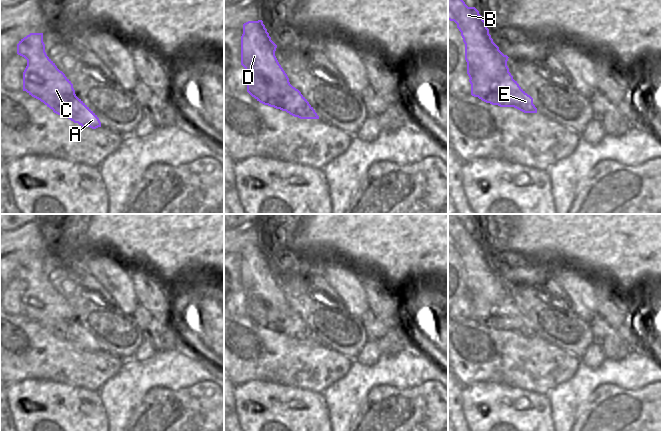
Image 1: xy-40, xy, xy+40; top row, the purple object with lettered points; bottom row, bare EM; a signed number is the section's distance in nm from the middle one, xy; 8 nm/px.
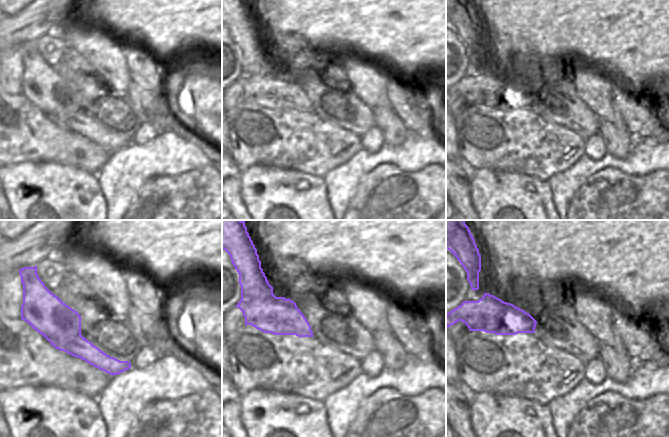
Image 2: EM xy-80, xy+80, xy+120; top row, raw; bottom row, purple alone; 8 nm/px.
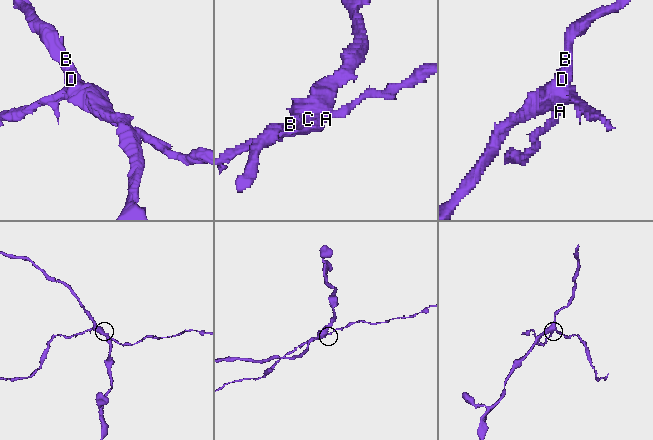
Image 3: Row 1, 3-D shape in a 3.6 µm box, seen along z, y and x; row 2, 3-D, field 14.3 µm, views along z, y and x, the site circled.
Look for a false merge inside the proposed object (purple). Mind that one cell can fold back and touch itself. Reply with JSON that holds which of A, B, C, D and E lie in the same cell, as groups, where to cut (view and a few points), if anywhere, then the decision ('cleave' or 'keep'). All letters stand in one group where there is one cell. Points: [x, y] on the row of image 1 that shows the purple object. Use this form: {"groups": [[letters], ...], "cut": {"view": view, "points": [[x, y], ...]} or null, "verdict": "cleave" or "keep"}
{"groups": [["A", "E"], ["B", "C", "D"]], "cut": {"view": "xy", "points": [[291, 85], [274, 85], [267, 79], [252, 75], [248, 92]]}, "verdict": "cleave"}

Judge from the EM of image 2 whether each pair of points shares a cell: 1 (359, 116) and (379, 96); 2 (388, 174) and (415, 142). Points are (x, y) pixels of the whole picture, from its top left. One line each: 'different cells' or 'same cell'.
1: different cells
2: different cells

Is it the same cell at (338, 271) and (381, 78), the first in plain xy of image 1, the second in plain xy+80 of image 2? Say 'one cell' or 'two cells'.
one cell

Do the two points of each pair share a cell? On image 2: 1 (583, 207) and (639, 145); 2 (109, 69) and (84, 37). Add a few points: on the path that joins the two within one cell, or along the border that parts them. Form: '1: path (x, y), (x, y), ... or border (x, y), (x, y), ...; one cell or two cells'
1: border (594, 172), (615, 167), (628, 174), (640, 174); two cells
2: path (108, 61), (92, 45); one cell

